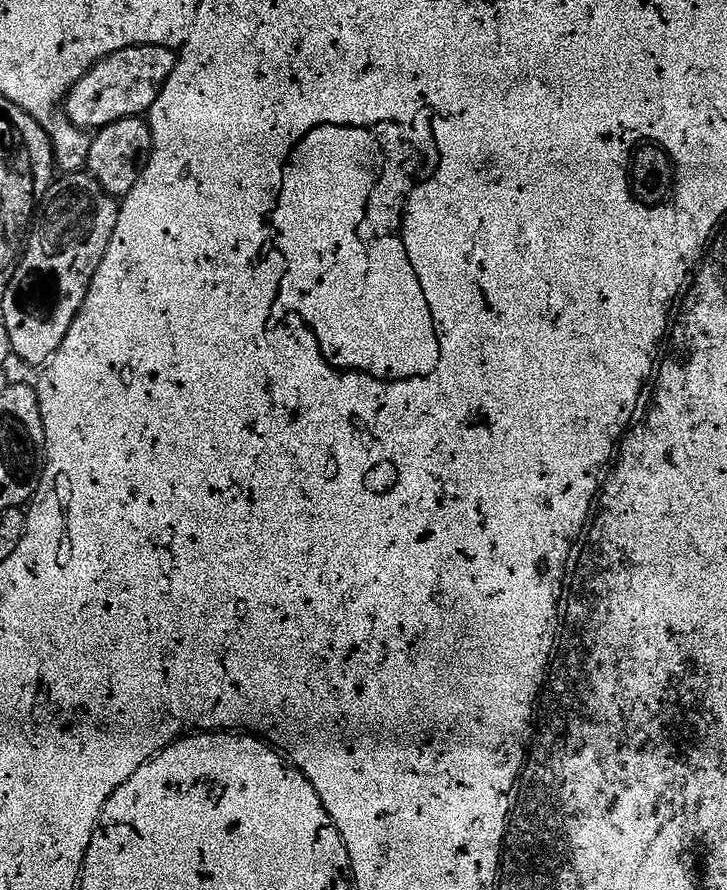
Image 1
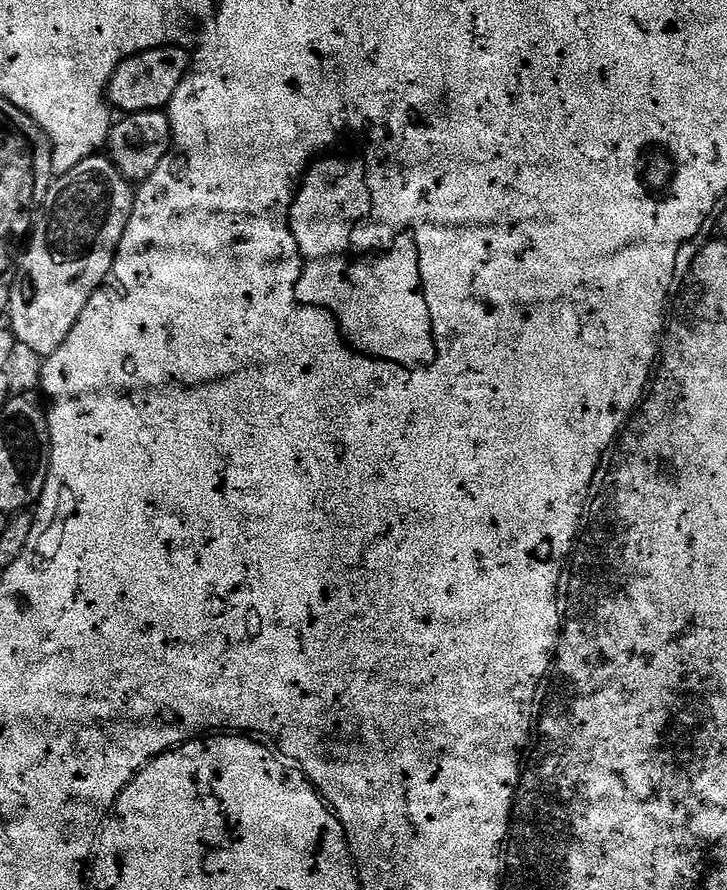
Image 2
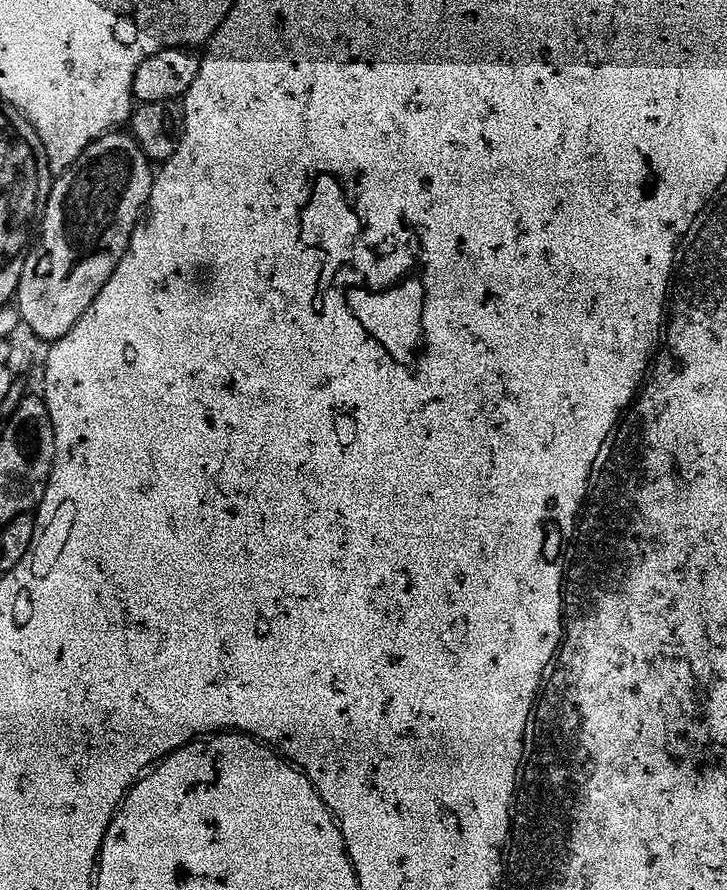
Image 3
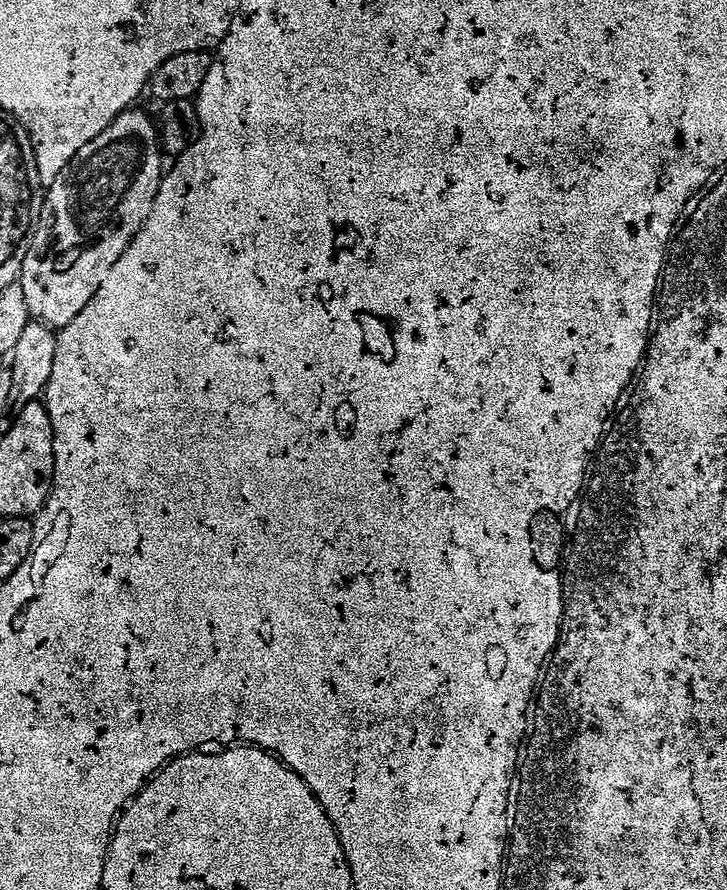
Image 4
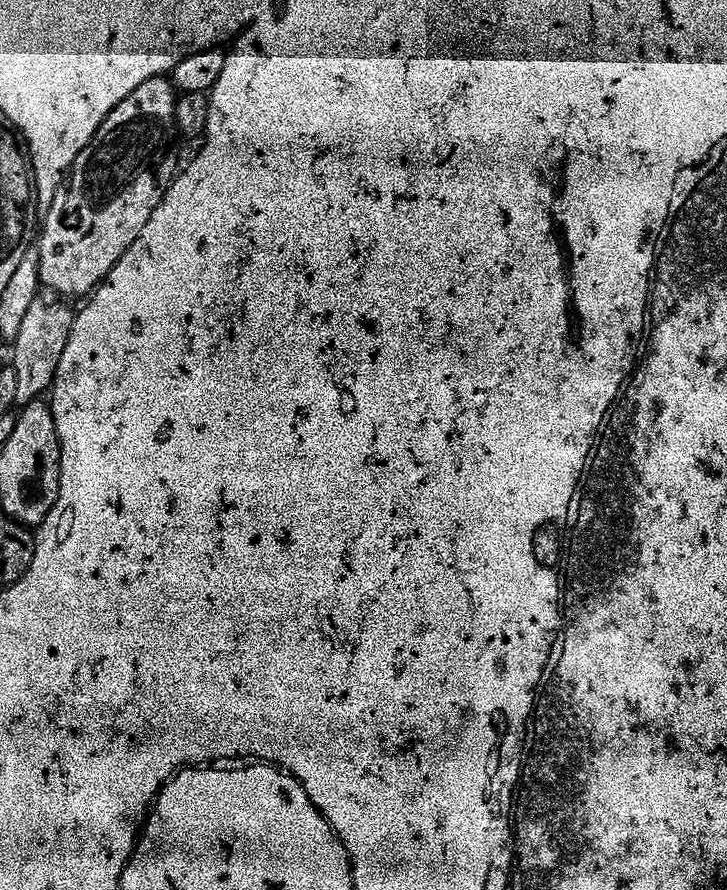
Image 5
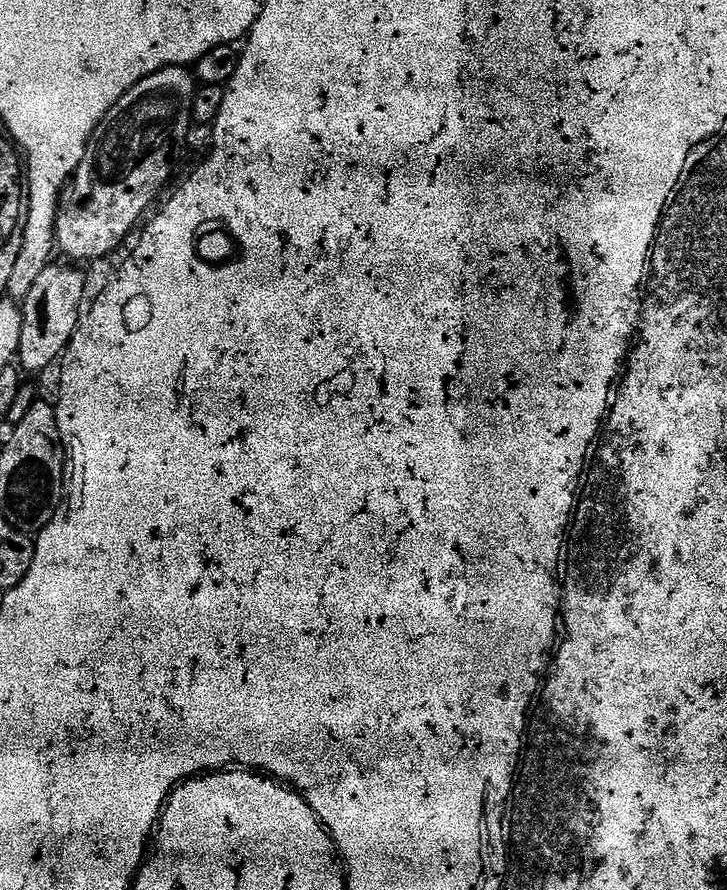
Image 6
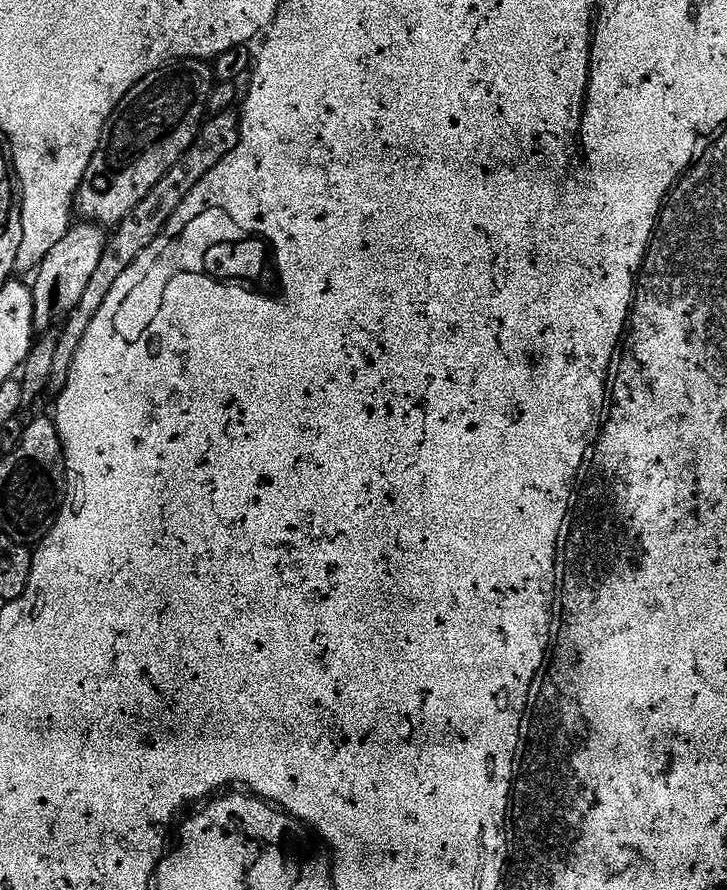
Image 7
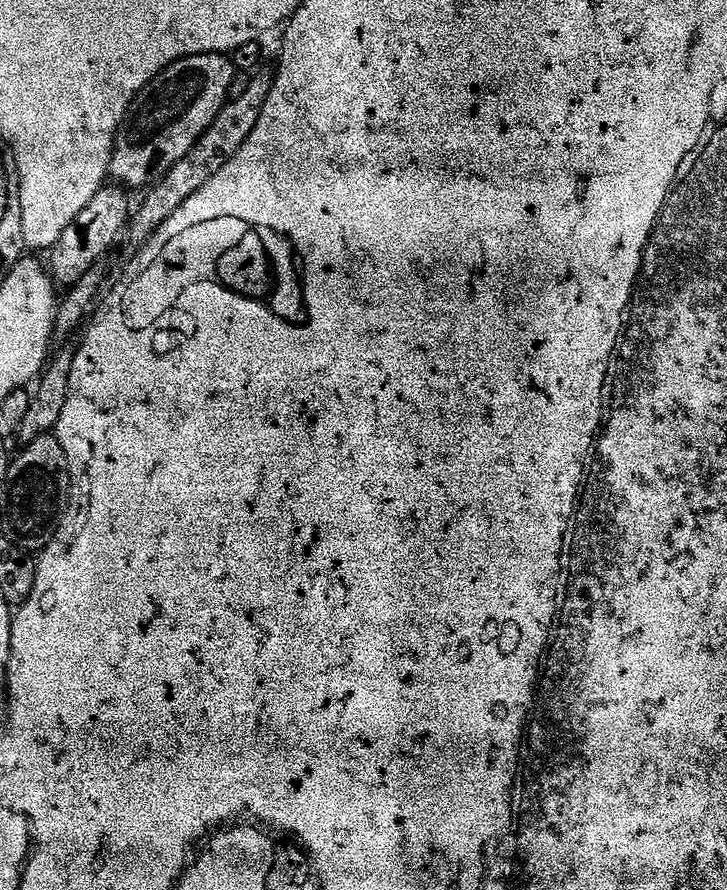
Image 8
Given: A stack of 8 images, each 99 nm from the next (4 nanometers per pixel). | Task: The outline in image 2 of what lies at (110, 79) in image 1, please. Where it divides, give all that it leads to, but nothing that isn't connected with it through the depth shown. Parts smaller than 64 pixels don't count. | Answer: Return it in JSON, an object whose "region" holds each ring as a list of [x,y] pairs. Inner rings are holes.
{"region":[[[180,46],[151,48],[123,60],[114,70],[112,81],[108,84],[107,103],[113,109],[121,108],[119,111],[124,114],[167,109],[174,98],[174,90],[178,90],[182,78],[188,73],[190,56],[184,51]]]}

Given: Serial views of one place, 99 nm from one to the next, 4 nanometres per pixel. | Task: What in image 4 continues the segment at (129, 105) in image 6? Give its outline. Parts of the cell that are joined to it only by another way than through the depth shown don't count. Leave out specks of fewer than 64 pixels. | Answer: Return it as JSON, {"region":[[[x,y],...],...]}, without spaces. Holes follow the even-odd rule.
{"region":[[[129,110],[115,120],[94,142],[90,142],[72,161],[71,168],[47,189],[44,209],[28,245],[28,253],[20,271],[18,283],[26,294],[28,315],[33,321],[53,330],[70,326],[98,294],[106,274],[114,270],[118,258],[126,254],[130,242],[140,233],[140,228],[156,201],[160,181],[166,175],[165,153],[162,151],[160,129],[157,121],[144,112]]]}

